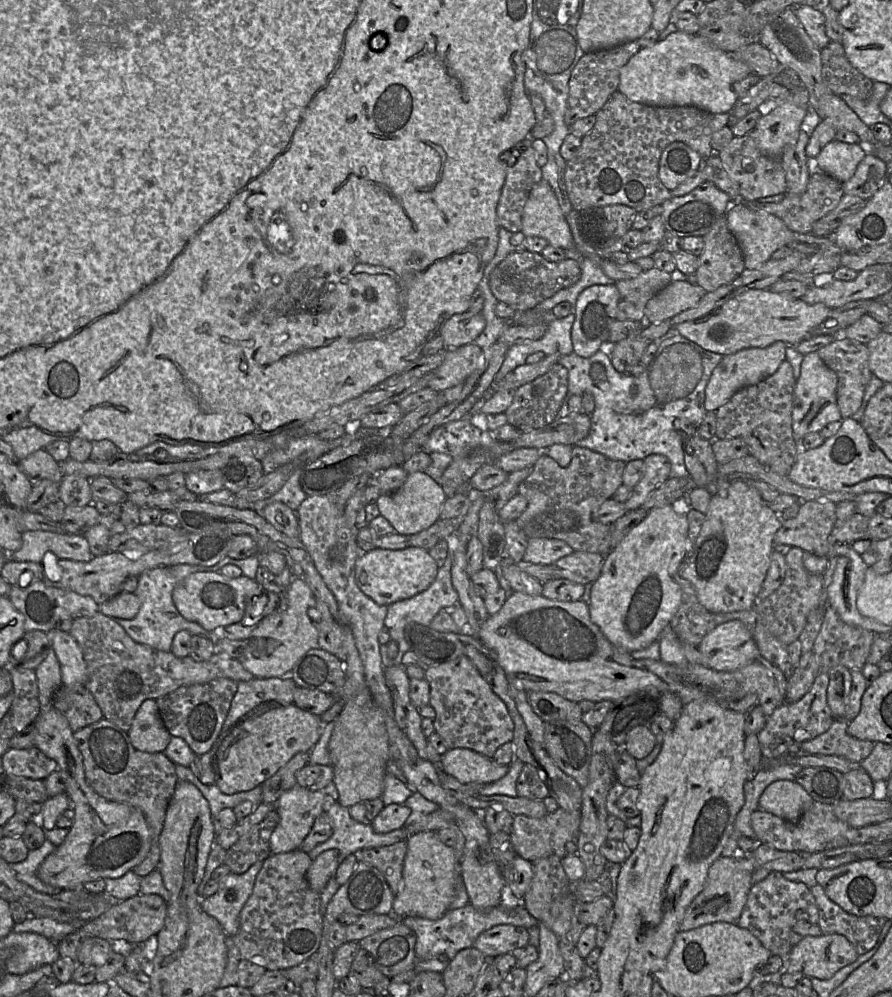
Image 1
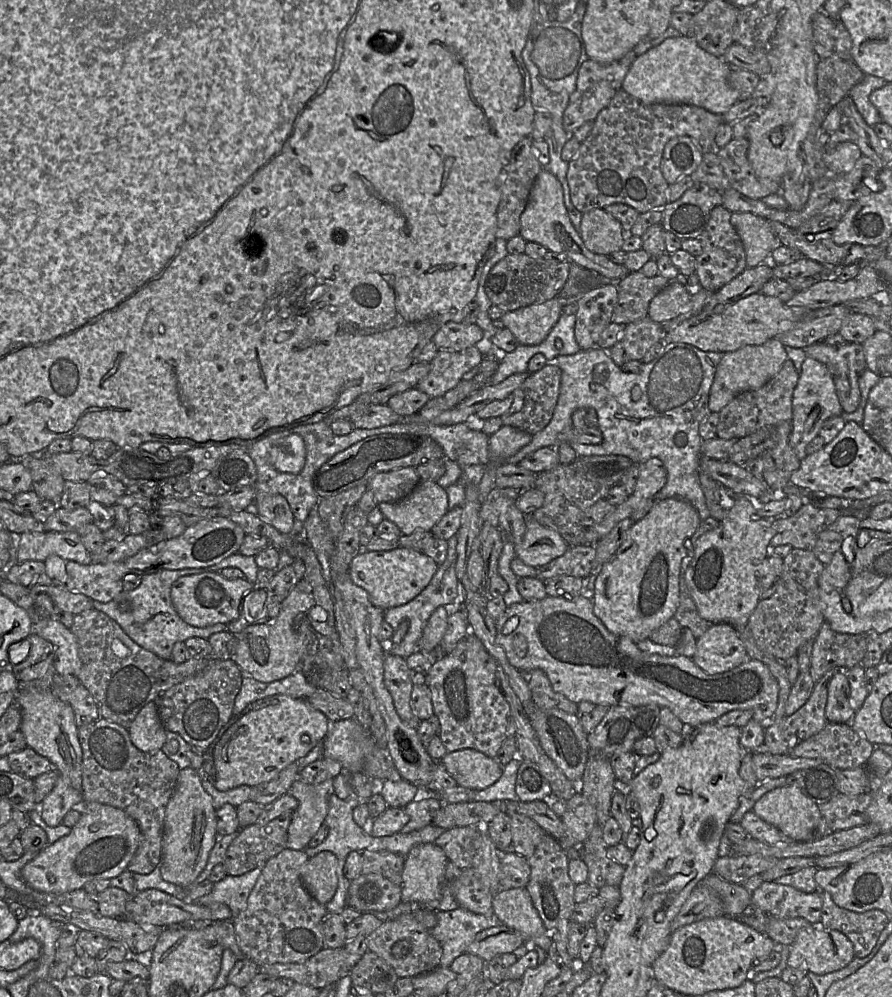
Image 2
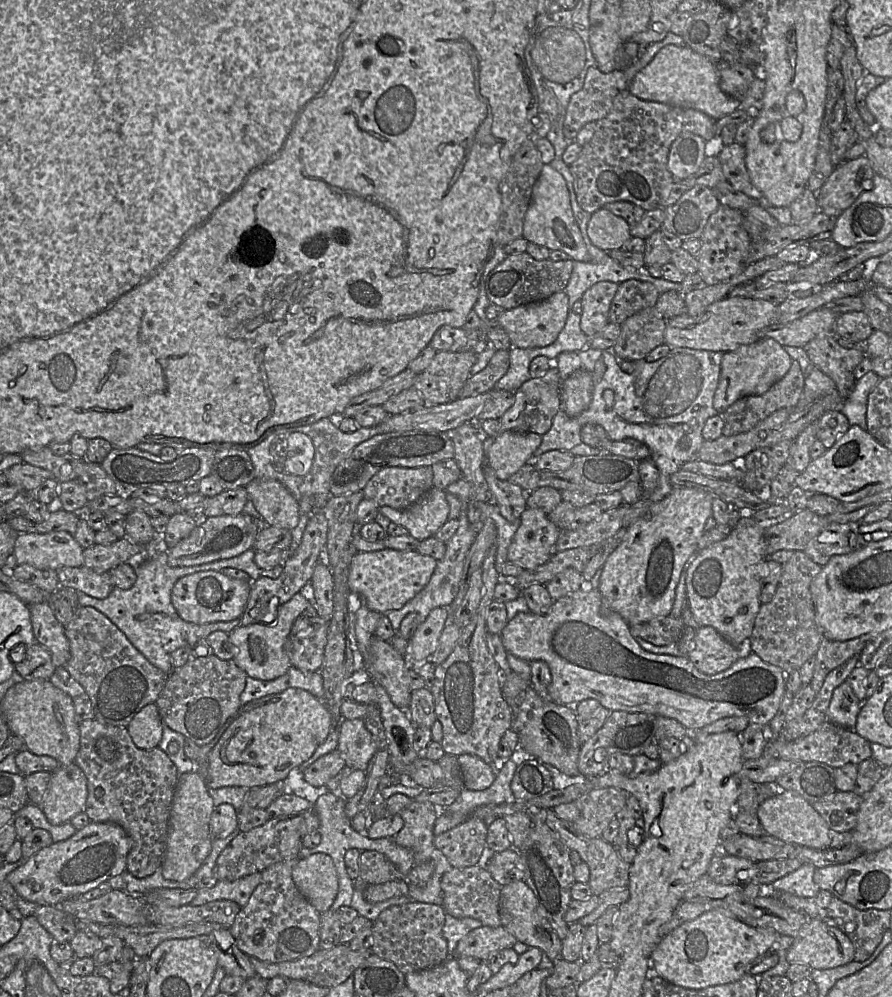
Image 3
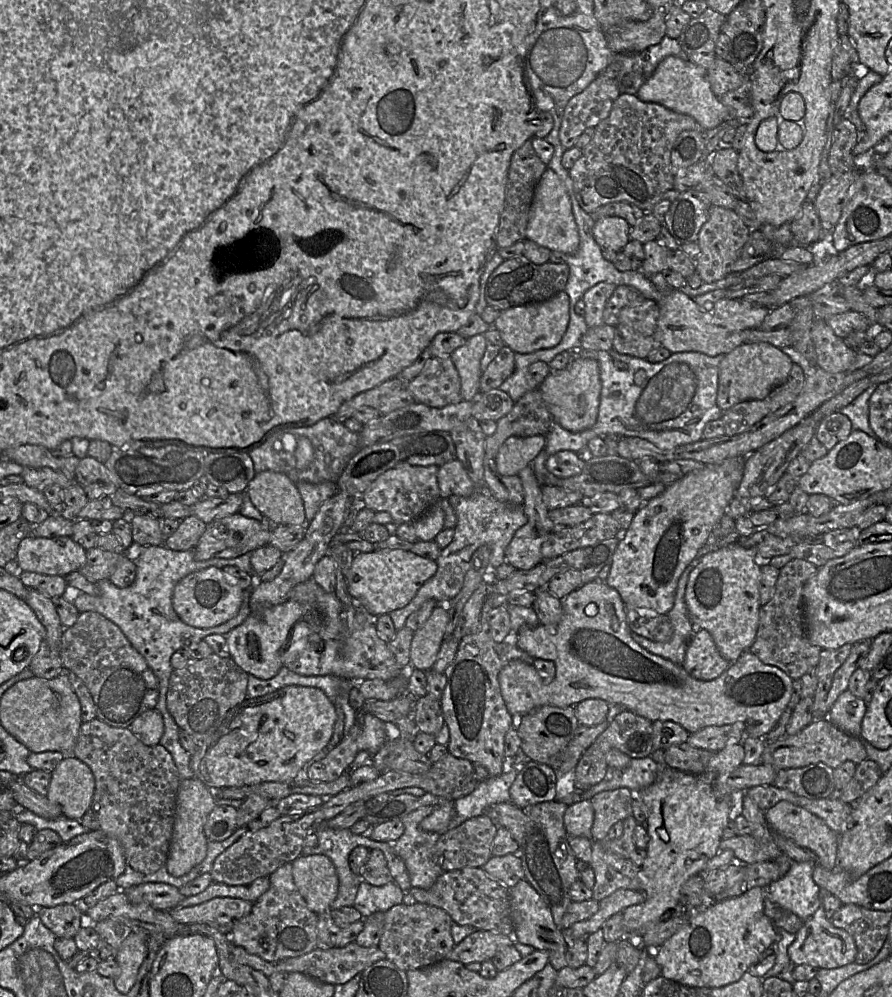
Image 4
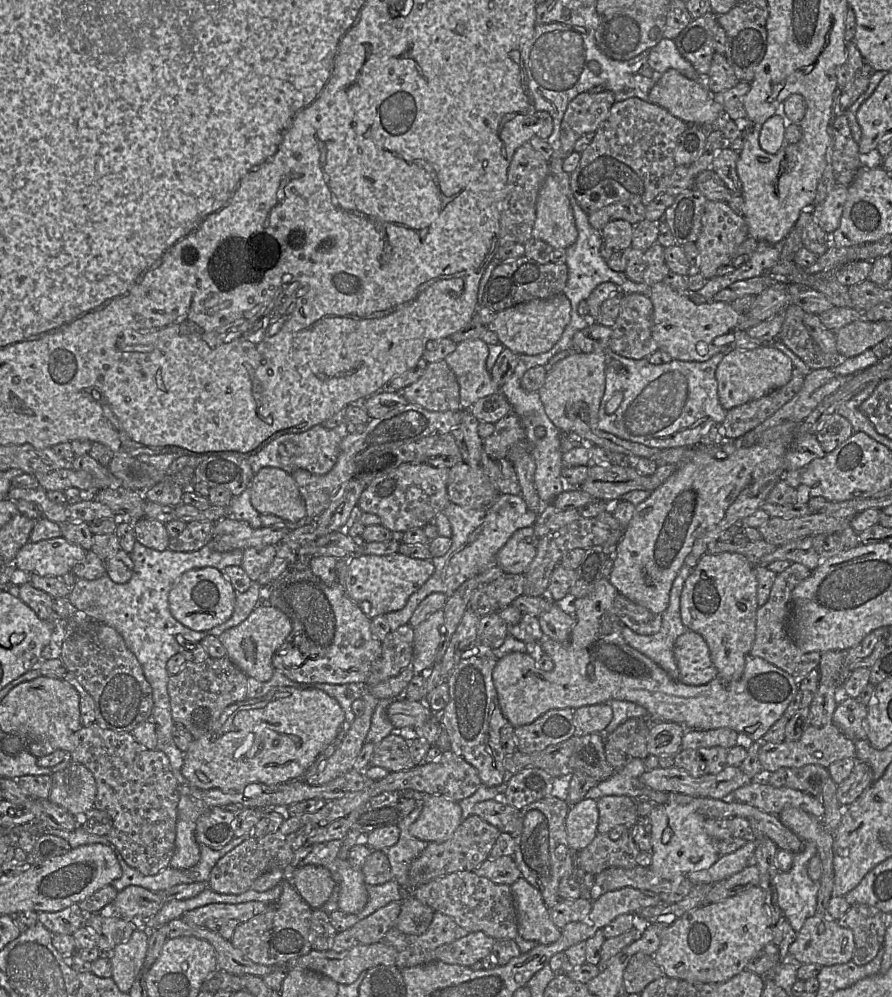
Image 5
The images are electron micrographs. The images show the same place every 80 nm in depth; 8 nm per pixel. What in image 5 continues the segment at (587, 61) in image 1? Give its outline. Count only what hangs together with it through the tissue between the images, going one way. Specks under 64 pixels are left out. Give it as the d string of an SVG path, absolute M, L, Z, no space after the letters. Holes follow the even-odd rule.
M609 90L583 92L570 101L560 125L563 159L574 151L574 144L582 135L597 130L614 103L614 94Z

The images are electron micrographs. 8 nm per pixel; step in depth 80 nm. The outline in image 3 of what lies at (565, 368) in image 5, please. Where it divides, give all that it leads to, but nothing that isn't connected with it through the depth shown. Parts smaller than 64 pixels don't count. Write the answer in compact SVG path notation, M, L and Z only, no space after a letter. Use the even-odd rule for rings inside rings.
M585 370L575 371L561 383L560 409L569 417L577 417L589 407L592 396L591 373Z

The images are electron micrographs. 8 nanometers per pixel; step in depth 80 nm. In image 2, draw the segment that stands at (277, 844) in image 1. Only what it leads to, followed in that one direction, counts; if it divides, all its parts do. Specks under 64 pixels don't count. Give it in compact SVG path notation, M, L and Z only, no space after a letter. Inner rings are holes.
M298 777L288 793L297 799L298 807L291 815L287 848L304 850L324 824L328 812L328 800L334 793L333 779L318 785L310 785Z

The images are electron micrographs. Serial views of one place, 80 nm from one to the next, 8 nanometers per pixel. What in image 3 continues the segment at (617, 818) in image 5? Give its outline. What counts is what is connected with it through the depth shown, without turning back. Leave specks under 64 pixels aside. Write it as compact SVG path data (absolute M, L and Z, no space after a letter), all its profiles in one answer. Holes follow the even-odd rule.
M609 787L593 789L575 802L580 816L572 826L588 838L600 838L616 814L627 805L629 794L624 790Z

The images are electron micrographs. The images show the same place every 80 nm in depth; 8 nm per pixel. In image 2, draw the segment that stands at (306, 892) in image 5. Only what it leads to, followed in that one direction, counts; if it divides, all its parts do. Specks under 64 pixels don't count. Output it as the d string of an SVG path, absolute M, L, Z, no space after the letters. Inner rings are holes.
M330 851L310 857L300 868L301 880L320 904L326 905L334 897L338 887L337 858Z

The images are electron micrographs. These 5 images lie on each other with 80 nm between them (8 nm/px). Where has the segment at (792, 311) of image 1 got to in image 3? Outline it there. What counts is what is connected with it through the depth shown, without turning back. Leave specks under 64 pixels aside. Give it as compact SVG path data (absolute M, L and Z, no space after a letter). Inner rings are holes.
M727 296L712 303L696 316L681 314L666 320L664 343L670 348L685 347L712 352L730 352L762 338L763 330L777 323L778 305L769 301Z

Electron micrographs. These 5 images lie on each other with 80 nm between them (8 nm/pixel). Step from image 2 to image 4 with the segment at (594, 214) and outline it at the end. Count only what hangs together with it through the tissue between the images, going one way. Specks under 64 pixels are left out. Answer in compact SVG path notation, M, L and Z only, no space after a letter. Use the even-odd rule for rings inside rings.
M617 216L603 217L595 221L593 237L602 249L619 252L630 240L631 226Z

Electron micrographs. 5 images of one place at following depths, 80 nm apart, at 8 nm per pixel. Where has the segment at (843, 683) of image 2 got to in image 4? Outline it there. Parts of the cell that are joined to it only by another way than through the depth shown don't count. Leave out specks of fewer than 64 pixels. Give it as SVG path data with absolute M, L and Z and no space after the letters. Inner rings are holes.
M845 690L835 700L828 713L828 719L848 734L860 737L861 722L867 709L863 698L854 696Z

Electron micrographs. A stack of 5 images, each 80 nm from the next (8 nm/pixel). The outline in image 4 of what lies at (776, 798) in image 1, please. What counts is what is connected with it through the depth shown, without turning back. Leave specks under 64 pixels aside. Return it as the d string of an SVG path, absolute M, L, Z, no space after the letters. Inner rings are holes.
M785 800L766 810L765 818L773 832L813 851L817 864L828 870L837 868L839 835L823 819Z

